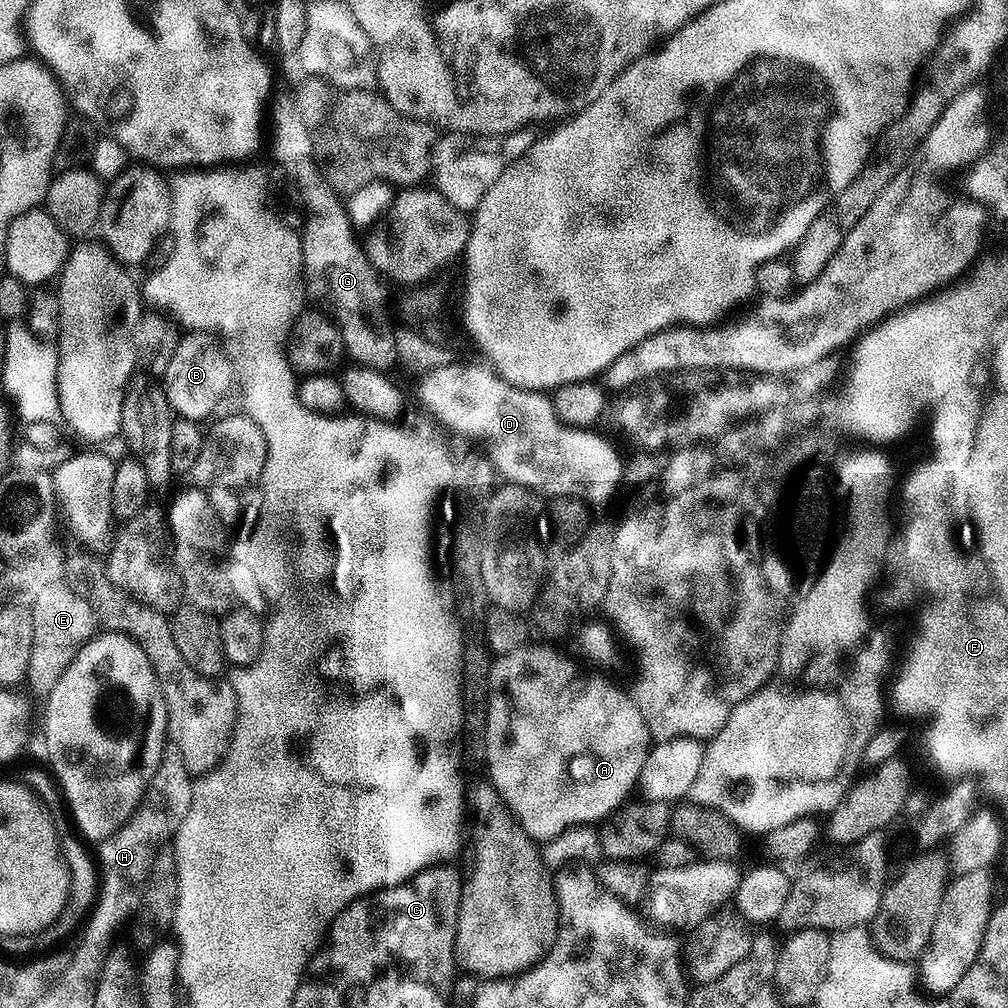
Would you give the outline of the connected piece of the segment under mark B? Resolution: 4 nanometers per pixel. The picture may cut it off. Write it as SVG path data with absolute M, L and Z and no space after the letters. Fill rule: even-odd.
M185 331L181 335L177 344L177 349L171 355L170 364L162 375L162 387L168 405L172 408L173 413L182 420L194 420L204 422L204 419L219 406L224 398L224 394L234 386L234 372L232 376L232 364L228 361L226 353L220 349L220 344L216 341L217 337L210 332Z

